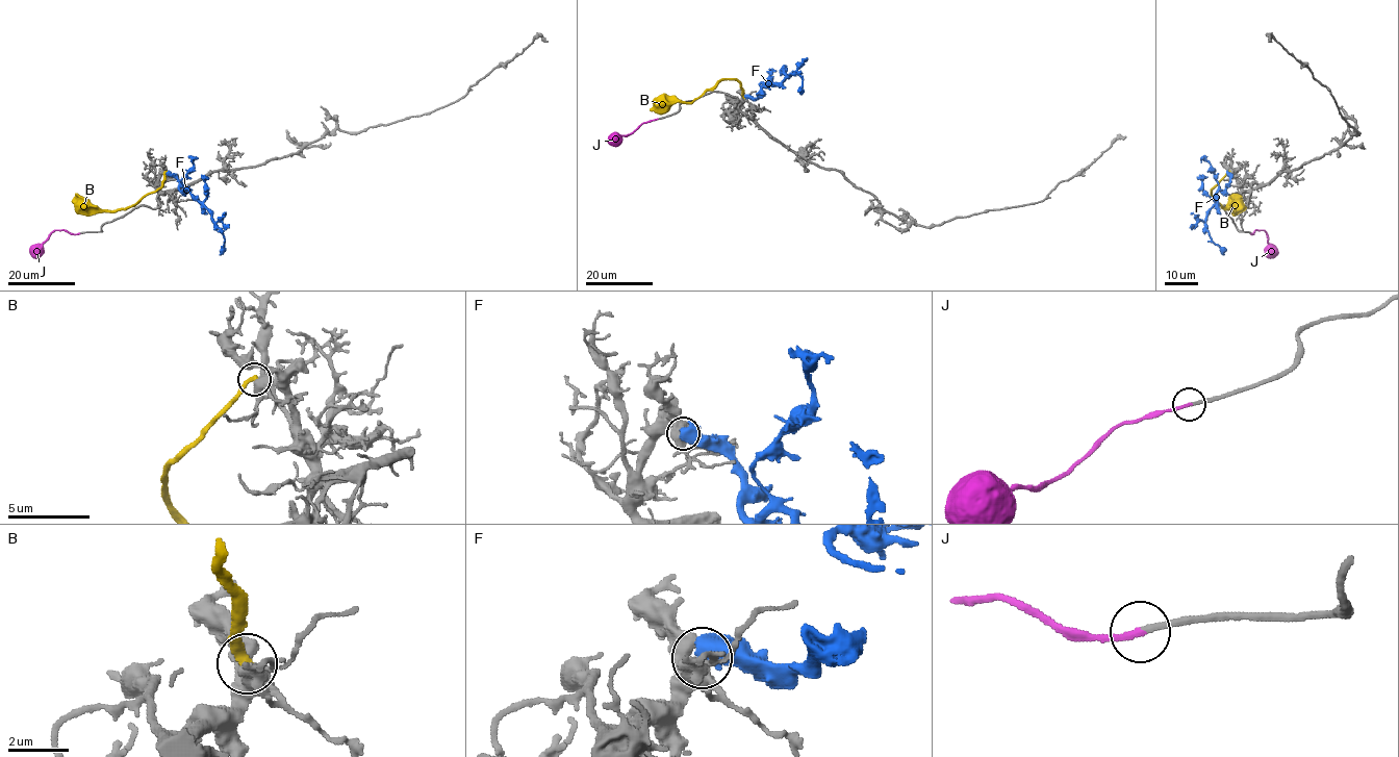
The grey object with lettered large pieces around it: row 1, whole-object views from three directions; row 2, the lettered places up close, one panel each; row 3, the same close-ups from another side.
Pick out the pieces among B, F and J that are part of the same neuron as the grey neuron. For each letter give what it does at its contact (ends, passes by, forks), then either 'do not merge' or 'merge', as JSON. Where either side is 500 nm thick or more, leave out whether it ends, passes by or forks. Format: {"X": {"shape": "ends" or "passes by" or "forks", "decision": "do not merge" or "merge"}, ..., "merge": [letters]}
{"B": {"decision": "do not merge"}, "F": {"decision": "do not merge"}, "J": {"shape": "ends", "decision": "merge"}, "merge": ["J"]}

